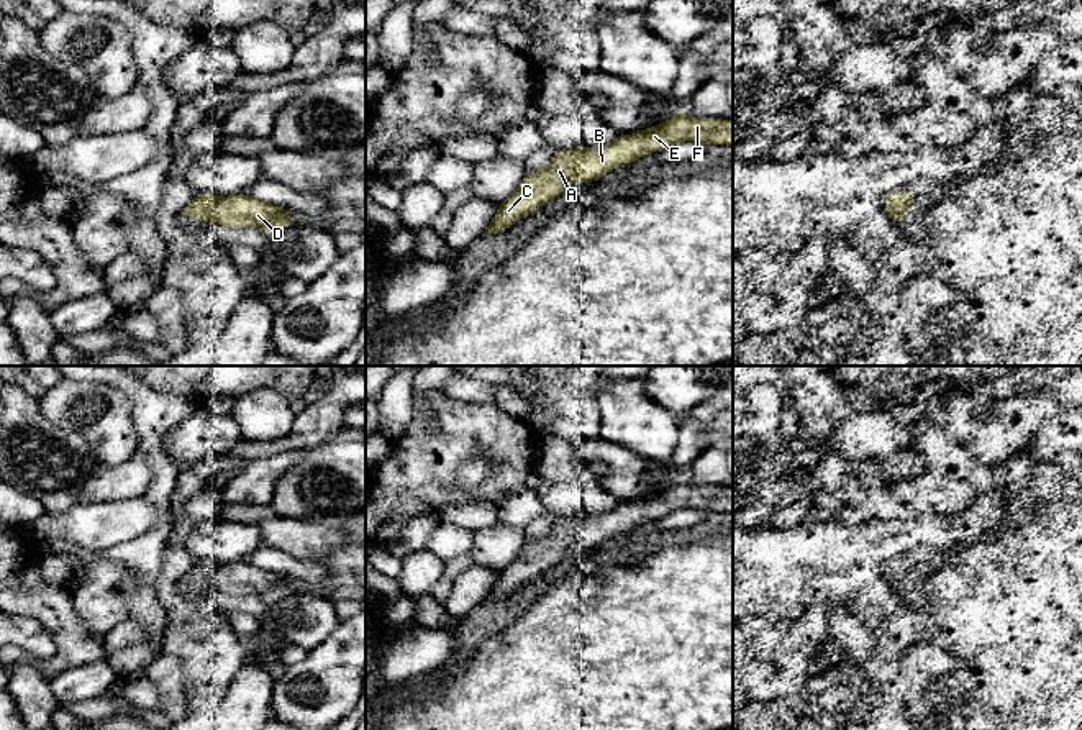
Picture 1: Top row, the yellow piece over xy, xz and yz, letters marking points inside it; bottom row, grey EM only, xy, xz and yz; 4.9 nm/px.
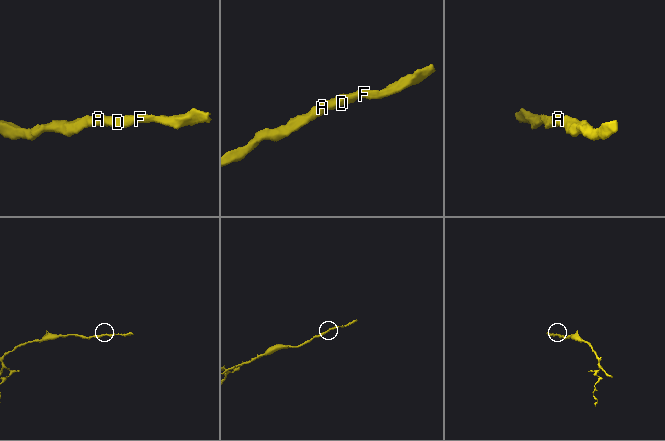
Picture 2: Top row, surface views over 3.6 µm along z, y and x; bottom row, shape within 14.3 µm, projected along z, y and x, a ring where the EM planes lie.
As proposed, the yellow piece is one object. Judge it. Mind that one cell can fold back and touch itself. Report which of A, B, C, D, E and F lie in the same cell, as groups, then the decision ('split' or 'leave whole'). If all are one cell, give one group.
A B C D E F; leave whole

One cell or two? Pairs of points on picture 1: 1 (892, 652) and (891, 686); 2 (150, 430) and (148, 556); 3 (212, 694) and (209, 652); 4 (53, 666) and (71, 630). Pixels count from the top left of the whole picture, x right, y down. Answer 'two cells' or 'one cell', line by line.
1: one cell
2: one cell
3: one cell
4: one cell

